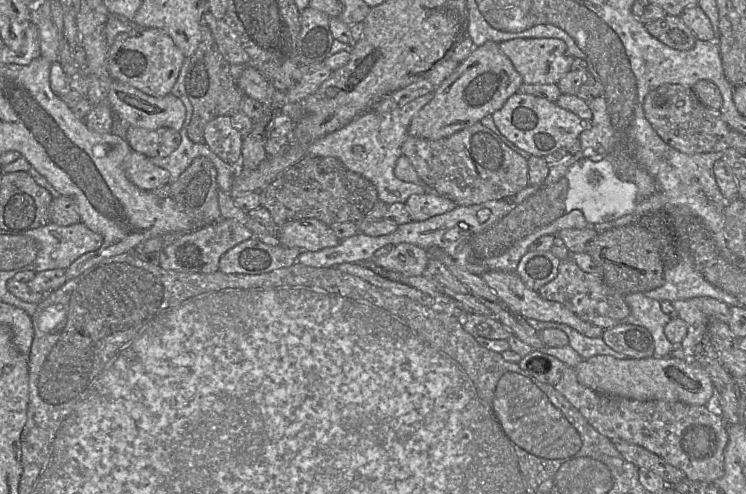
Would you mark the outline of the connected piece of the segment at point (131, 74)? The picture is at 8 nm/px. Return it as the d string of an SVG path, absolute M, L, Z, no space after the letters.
M134 27L128 33L120 33L108 50L108 67L111 76L153 97L163 97L169 93L179 76L185 56L175 45L168 33L158 28Z

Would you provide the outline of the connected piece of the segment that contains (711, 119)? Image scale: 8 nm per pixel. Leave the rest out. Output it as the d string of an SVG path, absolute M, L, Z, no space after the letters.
M663 84L647 93L643 101L646 119L660 138L685 154L723 152L728 146L729 126L719 110L703 105L693 89L680 84Z

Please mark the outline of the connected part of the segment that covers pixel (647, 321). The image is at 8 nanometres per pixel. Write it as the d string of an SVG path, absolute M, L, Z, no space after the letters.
M640 292L625 295L625 301L630 314L620 322L645 327L655 344L653 357L669 357L675 345L665 335L664 328L671 318L662 311L661 303Z

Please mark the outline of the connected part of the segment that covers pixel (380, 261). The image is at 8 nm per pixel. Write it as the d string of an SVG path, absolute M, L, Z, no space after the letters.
M401 243L385 256L373 257L373 264L383 270L393 270L407 276L423 275L430 257L426 249L409 243Z

